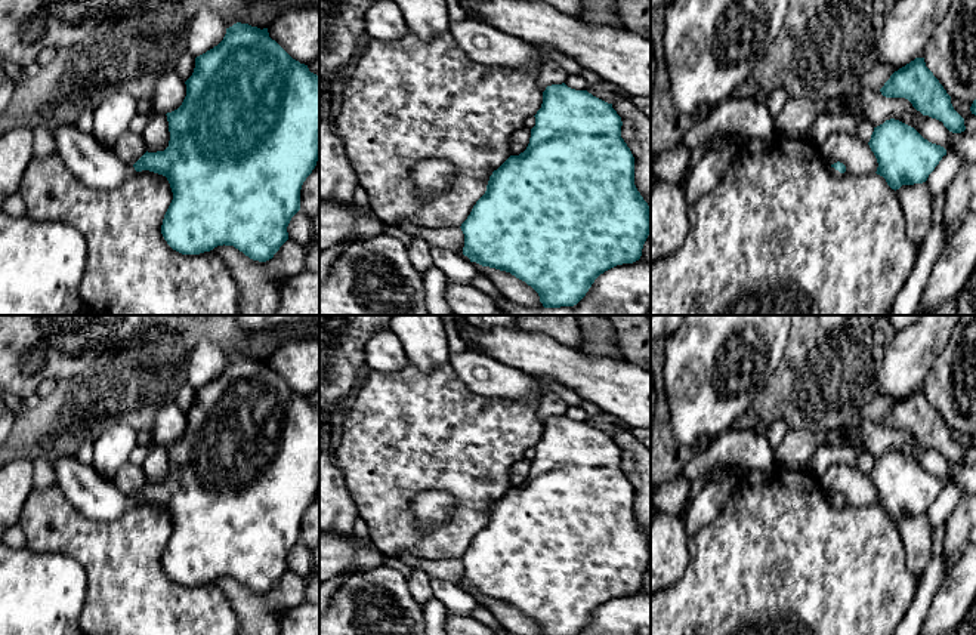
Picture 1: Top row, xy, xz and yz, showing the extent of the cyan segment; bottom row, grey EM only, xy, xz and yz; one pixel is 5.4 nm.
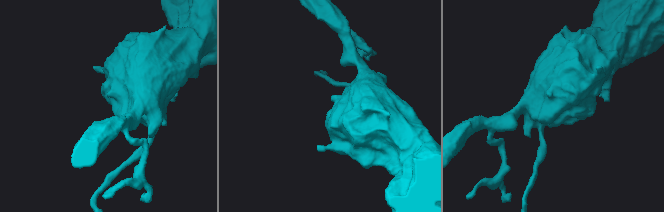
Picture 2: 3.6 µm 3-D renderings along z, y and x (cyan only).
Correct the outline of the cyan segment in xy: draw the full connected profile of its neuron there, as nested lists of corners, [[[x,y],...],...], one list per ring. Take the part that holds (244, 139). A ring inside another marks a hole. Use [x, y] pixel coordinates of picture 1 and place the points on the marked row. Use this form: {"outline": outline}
{"outline": [[[237,22],[226,28],[217,46],[195,58],[194,73],[185,84],[182,105],[166,114],[170,141],[164,151],[146,151],[135,164],[129,164],[77,124],[52,124],[56,154],[92,189],[114,189],[142,170],[166,176],[173,200],[164,215],[161,234],[173,250],[200,255],[225,244],[253,261],[266,262],[288,240],[287,226],[300,210],[302,185],[319,160],[319,75],[293,59],[269,37],[268,28]]]}

